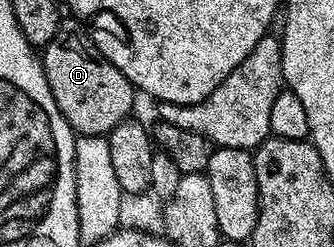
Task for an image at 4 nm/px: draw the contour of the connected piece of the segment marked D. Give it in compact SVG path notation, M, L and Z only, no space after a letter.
M63 20L56 35L41 50L42 70L48 79L52 99L75 134L83 137L109 135L121 121L131 116L136 90L134 84L92 43L83 22Z

